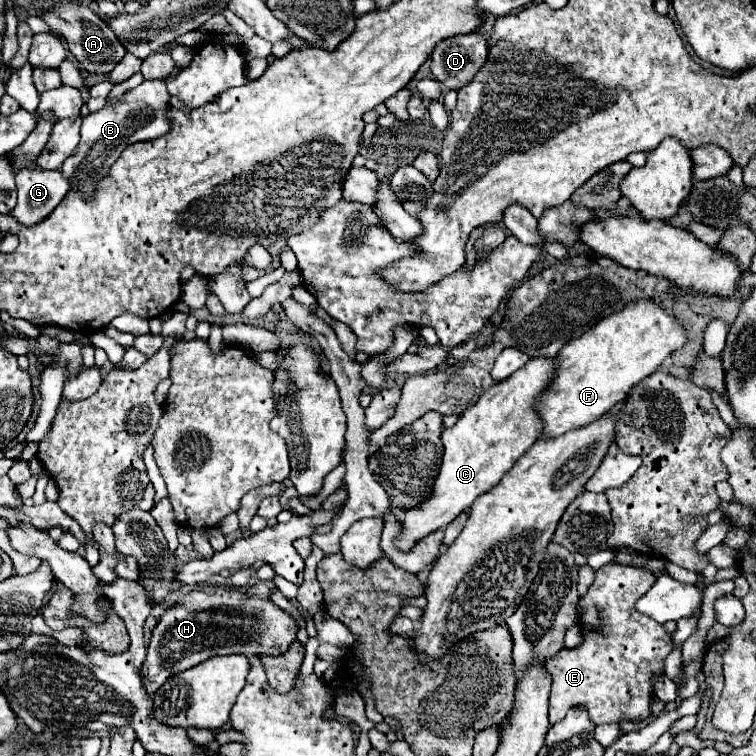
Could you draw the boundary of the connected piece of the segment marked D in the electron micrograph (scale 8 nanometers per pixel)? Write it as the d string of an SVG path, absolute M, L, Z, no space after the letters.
M468 33L444 39L430 57L434 79L448 89L462 89L488 59L488 43L482 33Z

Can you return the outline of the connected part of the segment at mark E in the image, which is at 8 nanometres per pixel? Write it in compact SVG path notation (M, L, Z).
M608 563L596 571L596 579L590 585L588 593L580 599L580 629L582 629L582 645L574 649L562 649L560 655L546 661L546 669L552 675L552 691L550 691L550 723L558 723L564 719L568 709L576 705L584 705L588 709L590 721L594 725L600 723L620 723L620 721L644 721L650 715L650 699L654 679L664 673L664 661L672 651L672 637L664 629L662 623L652 621L636 611L638 597L644 595L654 585L654 573L634 567Z

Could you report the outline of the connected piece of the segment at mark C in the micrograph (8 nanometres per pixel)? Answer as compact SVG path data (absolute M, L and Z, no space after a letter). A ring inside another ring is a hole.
M534 357L522 369L512 373L506 381L496 383L488 389L470 409L466 409L458 423L452 429L442 431L442 465L438 469L432 497L416 509L404 509L400 519L400 533L394 539L394 545L400 551L412 549L416 541L422 541L426 535L446 527L456 519L464 509L468 509L476 497L490 491L500 483L504 473L508 473L518 457L538 439L542 421L536 417L532 405L536 395L540 395L554 375L554 359Z

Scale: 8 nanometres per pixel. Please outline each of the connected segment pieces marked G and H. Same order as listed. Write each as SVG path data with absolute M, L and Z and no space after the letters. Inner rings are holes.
M22 169L16 175L16 187L18 205L14 207L12 217L24 225L40 223L70 191L70 183L62 177L60 171Z
M212 585L194 589L166 609L158 619L158 625L152 629L152 639L142 667L144 687L154 695L174 673L190 669L216 655L280 655L296 641L298 629L298 621L288 611L236 587Z

